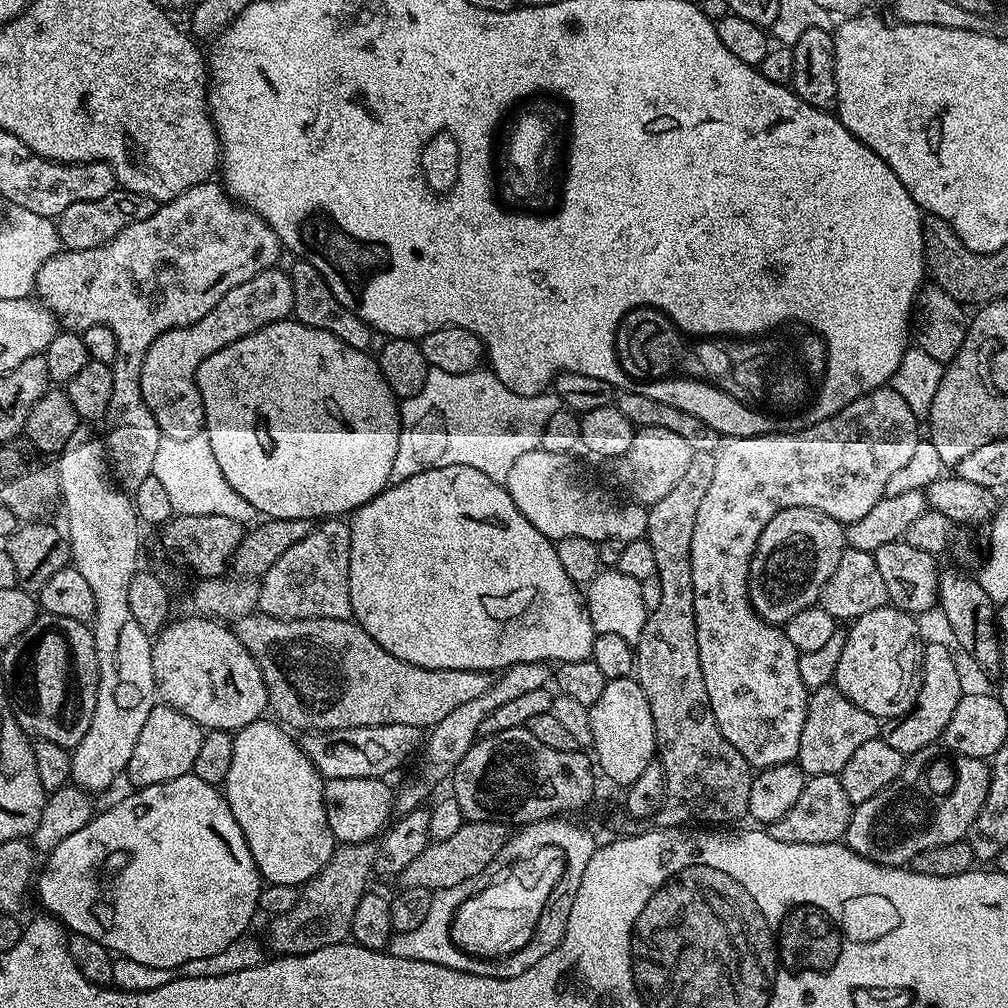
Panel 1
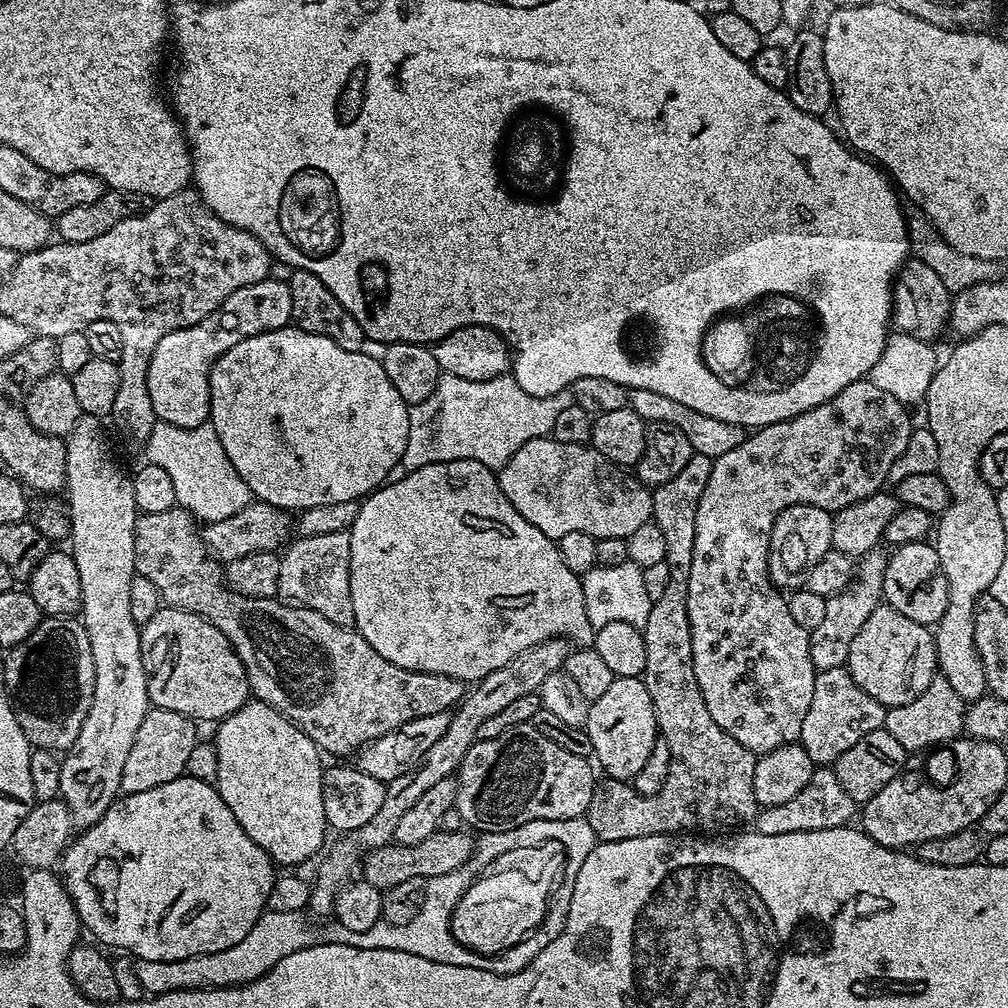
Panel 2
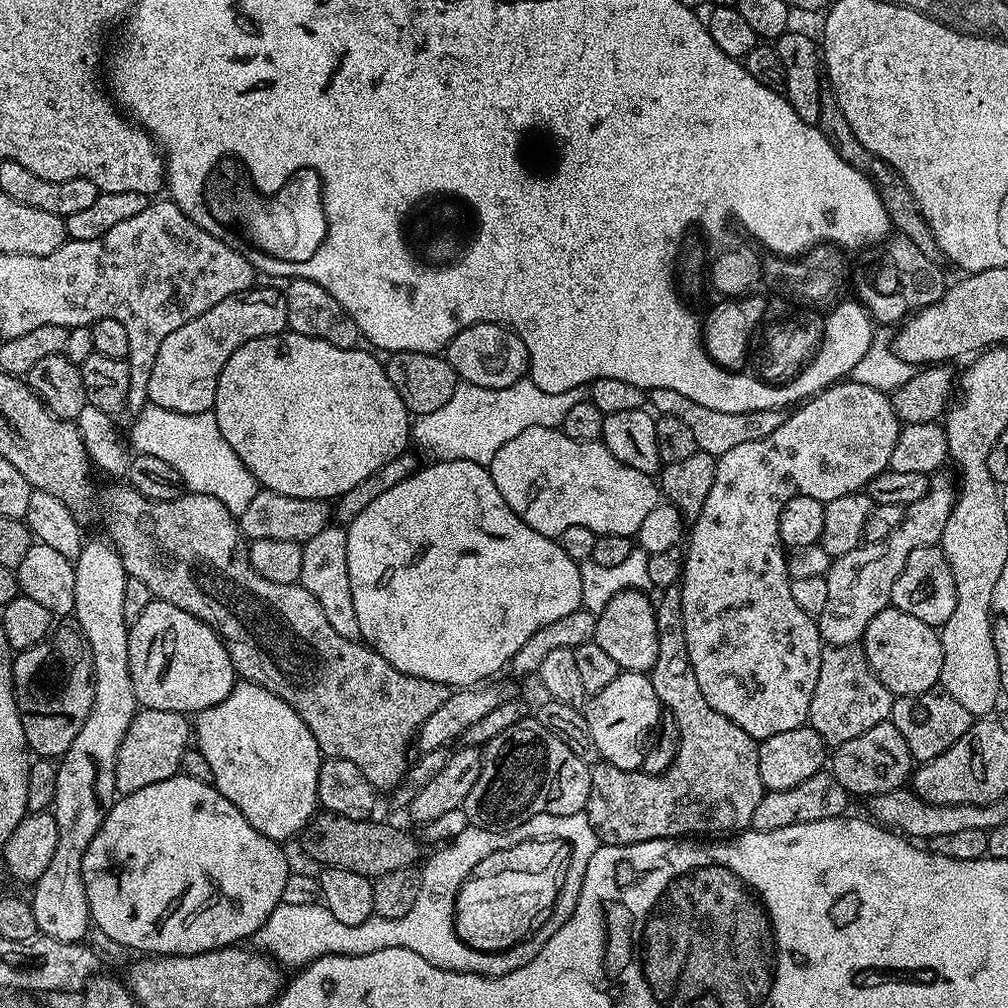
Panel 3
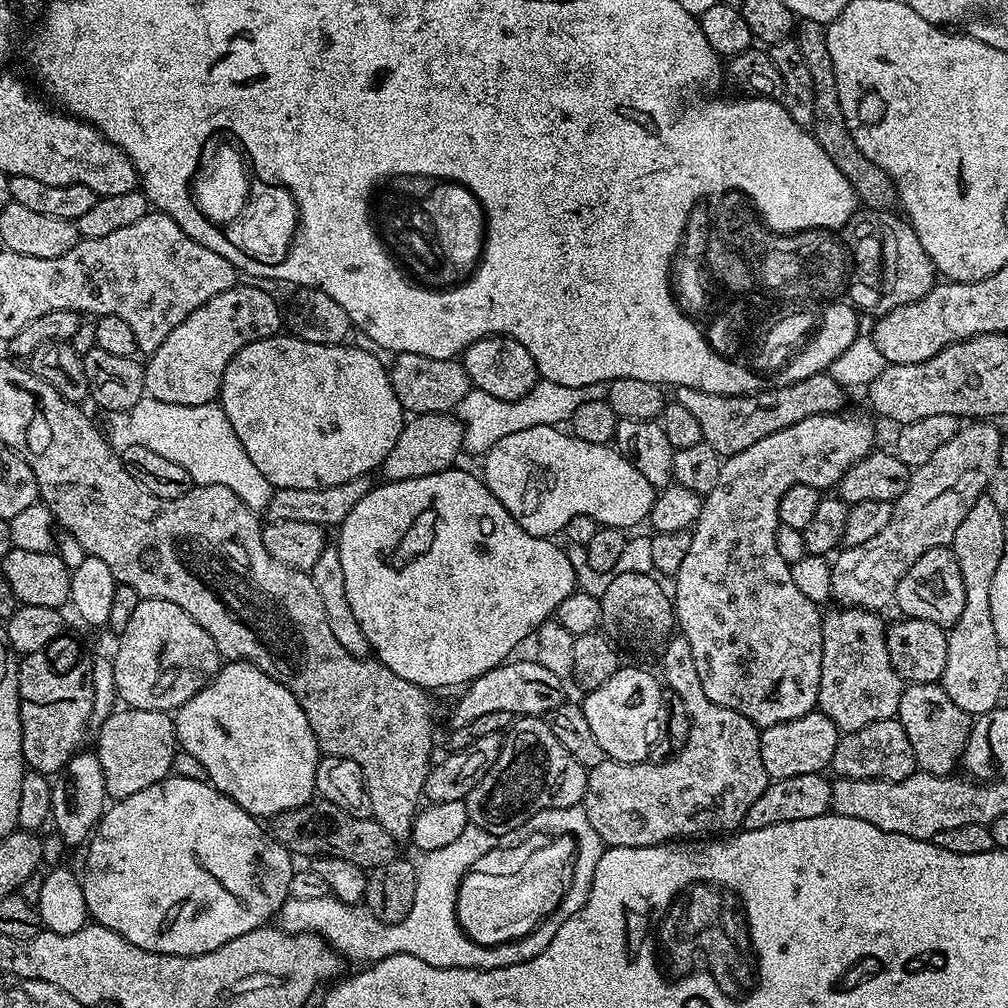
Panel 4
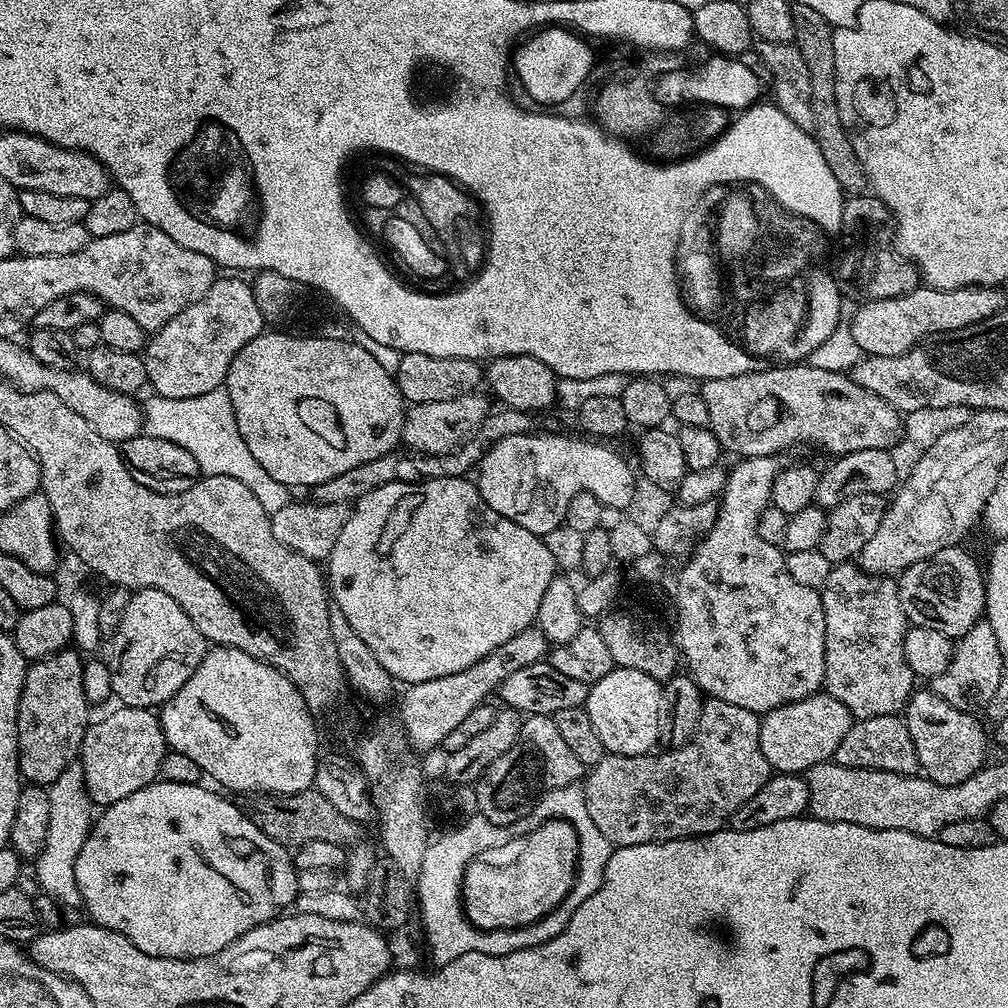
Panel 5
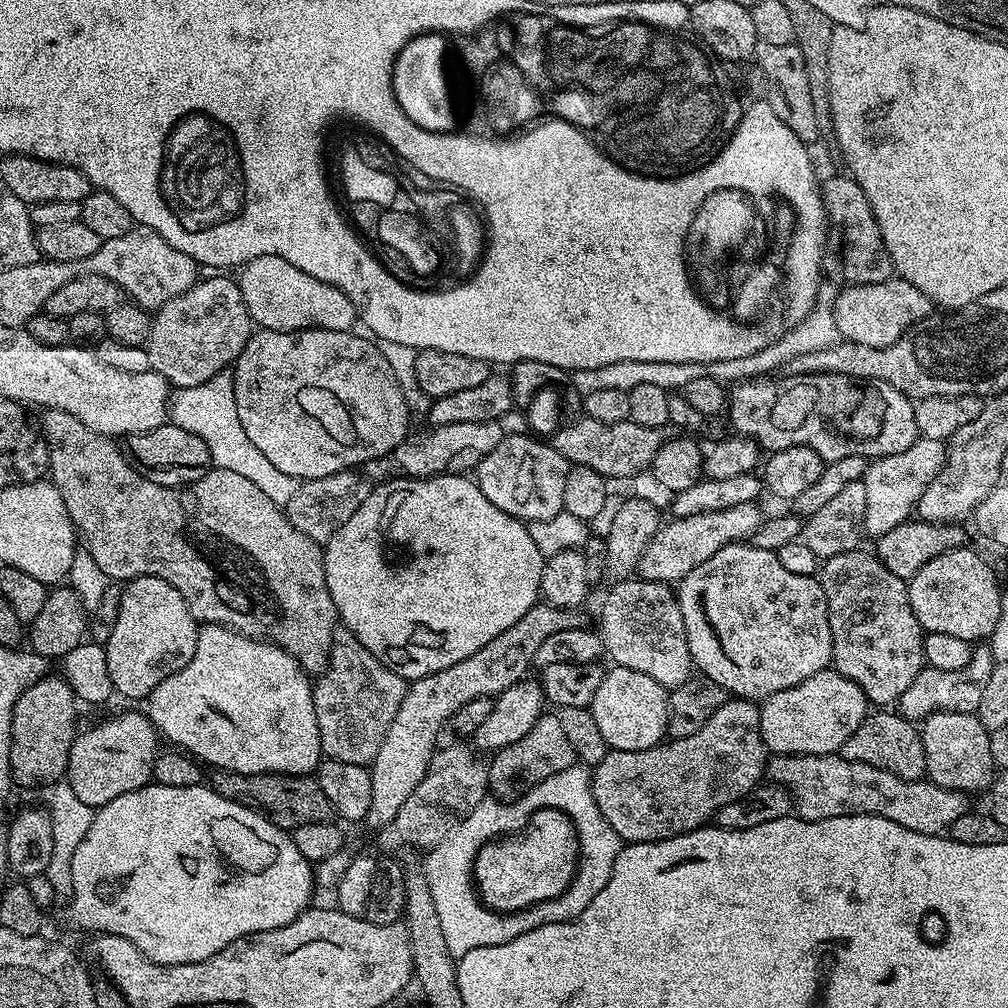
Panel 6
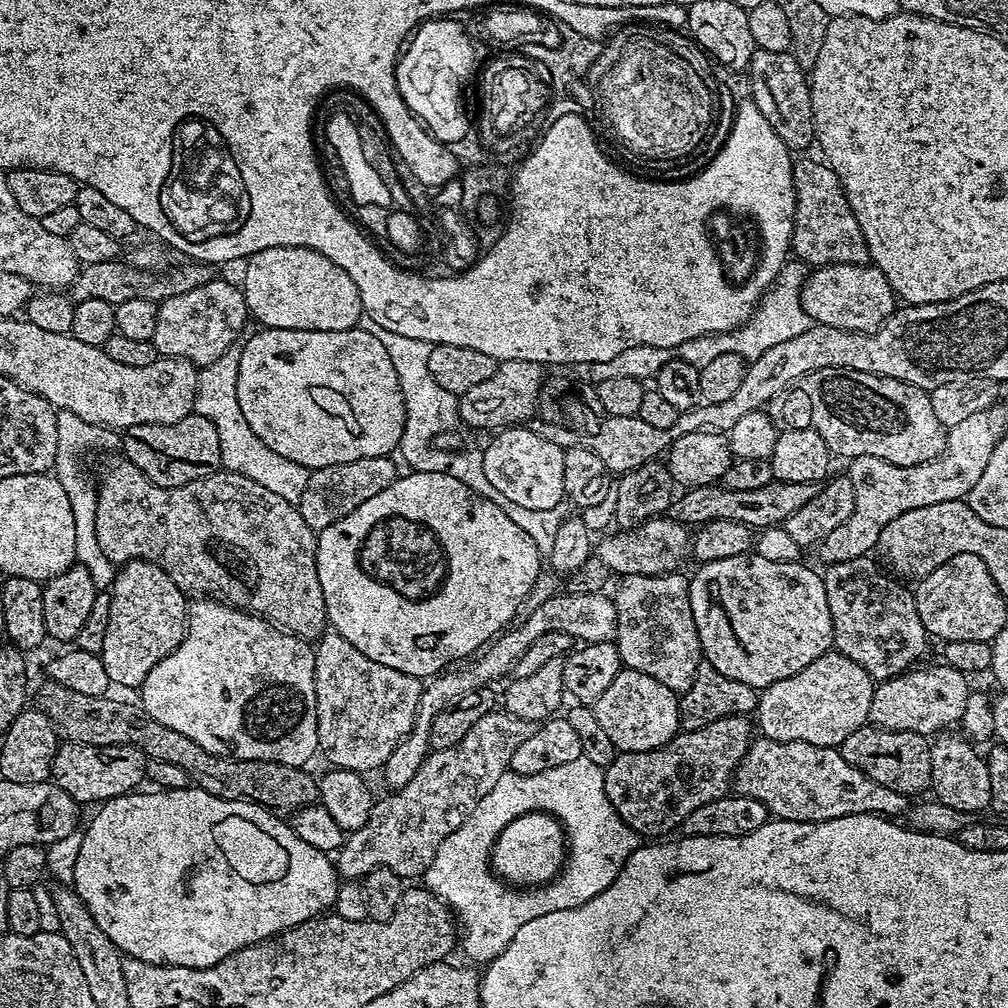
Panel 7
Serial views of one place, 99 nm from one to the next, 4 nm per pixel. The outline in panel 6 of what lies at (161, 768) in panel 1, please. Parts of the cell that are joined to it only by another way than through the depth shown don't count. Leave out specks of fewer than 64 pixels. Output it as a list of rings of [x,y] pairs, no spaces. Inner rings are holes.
[[[143,711],[124,712],[105,724],[81,731],[70,746],[66,781],[78,794],[78,799],[93,810],[106,802],[114,802],[118,794],[130,794],[152,780],[158,733]]]

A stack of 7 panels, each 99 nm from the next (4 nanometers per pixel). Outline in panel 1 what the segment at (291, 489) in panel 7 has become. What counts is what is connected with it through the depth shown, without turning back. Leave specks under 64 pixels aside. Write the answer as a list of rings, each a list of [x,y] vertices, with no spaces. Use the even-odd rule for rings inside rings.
[[[201,434],[194,438],[163,437],[158,454],[154,454],[152,475],[162,482],[162,487],[170,497],[172,511],[177,516],[222,514],[222,518],[230,518],[243,525],[257,519],[254,506],[250,506],[250,502],[246,502],[246,498],[242,498],[242,494],[238,494],[238,490],[234,490],[226,478],[222,478],[222,469],[214,459],[214,450],[210,450],[207,435]]]

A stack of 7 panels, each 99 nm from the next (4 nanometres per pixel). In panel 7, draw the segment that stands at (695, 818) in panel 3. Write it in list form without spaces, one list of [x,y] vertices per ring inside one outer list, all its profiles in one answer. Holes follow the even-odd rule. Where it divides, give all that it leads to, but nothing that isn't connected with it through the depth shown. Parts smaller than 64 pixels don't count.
[[[727,716],[718,722],[710,722],[698,730],[679,731],[676,736],[666,742],[666,746],[655,748],[649,752],[621,752],[614,762],[604,769],[604,785],[606,796],[618,810],[618,818],[630,826],[641,838],[664,838],[683,825],[684,820],[698,806],[706,806],[706,802],[714,802],[718,798],[729,795],[734,784],[736,767],[746,758],[748,747],[754,739],[754,724],[748,716]]]

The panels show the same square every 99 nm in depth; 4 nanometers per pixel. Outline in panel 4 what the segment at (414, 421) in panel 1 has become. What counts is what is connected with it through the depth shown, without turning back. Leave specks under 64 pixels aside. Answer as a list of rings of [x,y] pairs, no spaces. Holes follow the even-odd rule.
[[[540,378],[526,394],[517,400],[494,398],[494,394],[486,394],[486,390],[473,388],[462,398],[462,402],[455,408],[455,415],[464,427],[464,448],[467,451],[483,454],[497,444],[506,434],[518,434],[518,430],[530,430],[530,426],[563,425],[571,421],[574,410],[582,406],[582,402],[594,402],[605,399],[606,388],[602,384],[590,386],[558,386],[558,382]]]

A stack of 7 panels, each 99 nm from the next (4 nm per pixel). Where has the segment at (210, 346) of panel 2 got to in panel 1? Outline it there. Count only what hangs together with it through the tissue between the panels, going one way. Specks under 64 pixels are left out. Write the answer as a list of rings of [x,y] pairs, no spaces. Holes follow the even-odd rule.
[[[277,266],[254,274],[250,282],[234,286],[206,318],[198,318],[198,322],[190,326],[166,330],[166,334],[154,338],[150,350],[146,350],[146,362],[142,362],[140,373],[142,398],[146,406],[150,406],[150,414],[154,414],[154,422],[158,422],[161,437],[194,438],[204,432],[204,407],[202,394],[198,394],[196,371],[210,354],[218,354],[222,346],[230,346],[230,342],[238,342],[238,338],[246,338],[292,316],[294,286],[291,275],[282,269]]]

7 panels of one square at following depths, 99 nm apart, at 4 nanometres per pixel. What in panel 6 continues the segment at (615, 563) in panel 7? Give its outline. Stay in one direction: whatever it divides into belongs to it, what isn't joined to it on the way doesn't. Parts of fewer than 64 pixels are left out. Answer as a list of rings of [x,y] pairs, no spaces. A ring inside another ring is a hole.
[[[742,502],[742,506],[731,507],[730,510],[707,512],[702,515],[691,515],[690,518],[669,519],[669,523],[661,523],[660,528],[652,536],[647,550],[640,556],[637,573],[643,580],[676,584],[686,574],[706,562],[721,548],[735,542],[747,541],[763,526],[766,513],[757,502]]]

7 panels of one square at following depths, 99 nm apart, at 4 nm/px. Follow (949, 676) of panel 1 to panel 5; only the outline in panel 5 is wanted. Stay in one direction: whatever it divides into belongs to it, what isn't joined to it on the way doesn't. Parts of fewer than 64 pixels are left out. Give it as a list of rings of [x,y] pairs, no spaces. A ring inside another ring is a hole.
[[[916,690],[909,696],[902,716],[910,730],[910,738],[914,738],[914,750],[918,750],[920,772],[928,779],[942,786],[958,786],[958,782],[966,782],[966,778],[985,767],[990,736],[984,733],[973,713],[950,706],[946,698],[938,698],[931,690]]]

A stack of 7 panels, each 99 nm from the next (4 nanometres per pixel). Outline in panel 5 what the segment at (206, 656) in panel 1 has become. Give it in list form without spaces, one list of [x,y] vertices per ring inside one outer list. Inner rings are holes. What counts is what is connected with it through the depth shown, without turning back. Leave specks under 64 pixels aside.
[[[138,588],[133,591],[122,623],[110,638],[112,660],[107,661],[112,683],[112,695],[125,708],[159,709],[182,686],[186,678],[198,670],[210,644],[204,635],[190,622],[186,610],[162,594],[162,590]]]

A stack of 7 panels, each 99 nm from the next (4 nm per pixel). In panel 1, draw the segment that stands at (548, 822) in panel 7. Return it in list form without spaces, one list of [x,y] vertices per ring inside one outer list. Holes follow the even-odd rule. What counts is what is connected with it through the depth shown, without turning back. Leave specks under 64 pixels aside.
[[[537,847],[536,852],[520,860],[508,876],[481,887],[457,908],[452,919],[452,940],[466,954],[482,960],[509,956],[532,940],[538,918],[549,907],[552,891],[564,878],[564,855],[557,848]]]

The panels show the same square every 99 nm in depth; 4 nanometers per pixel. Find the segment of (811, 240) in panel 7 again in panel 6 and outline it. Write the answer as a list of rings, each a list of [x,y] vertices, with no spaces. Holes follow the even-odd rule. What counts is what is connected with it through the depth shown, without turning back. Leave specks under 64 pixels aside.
[[[847,174],[832,176],[822,184],[822,195],[824,197],[824,210],[827,219],[840,231],[840,240],[844,245],[840,248],[840,272],[845,276],[848,284],[877,284],[893,279],[894,269],[892,259],[886,250],[886,242],[882,238],[882,230],[874,218],[874,210],[858,182]]]

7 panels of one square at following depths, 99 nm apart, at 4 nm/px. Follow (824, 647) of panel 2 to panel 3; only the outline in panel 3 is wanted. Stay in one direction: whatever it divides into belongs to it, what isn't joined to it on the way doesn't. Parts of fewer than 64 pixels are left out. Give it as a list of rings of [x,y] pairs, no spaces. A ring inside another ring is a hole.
[[[944,474],[931,477],[928,492],[918,498],[909,508],[898,527],[886,538],[873,544],[861,542],[850,554],[835,557],[826,573],[826,610],[818,617],[820,638],[825,645],[837,648],[863,641],[870,618],[892,602],[892,591],[898,574],[906,566],[906,558],[919,548],[939,545],[942,530],[946,530],[946,518],[950,518],[956,501],[957,485]]]

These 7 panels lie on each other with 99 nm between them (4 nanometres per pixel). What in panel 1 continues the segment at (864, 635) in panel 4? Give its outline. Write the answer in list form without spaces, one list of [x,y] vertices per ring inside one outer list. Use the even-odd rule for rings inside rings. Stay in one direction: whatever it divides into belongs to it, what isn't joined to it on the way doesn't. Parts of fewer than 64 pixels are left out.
[[[835,686],[815,689],[809,695],[806,710],[806,726],[802,726],[802,742],[798,746],[796,760],[805,777],[822,774],[837,775],[850,762],[858,746],[877,739],[882,722],[874,714],[866,714],[850,698],[846,698]]]

